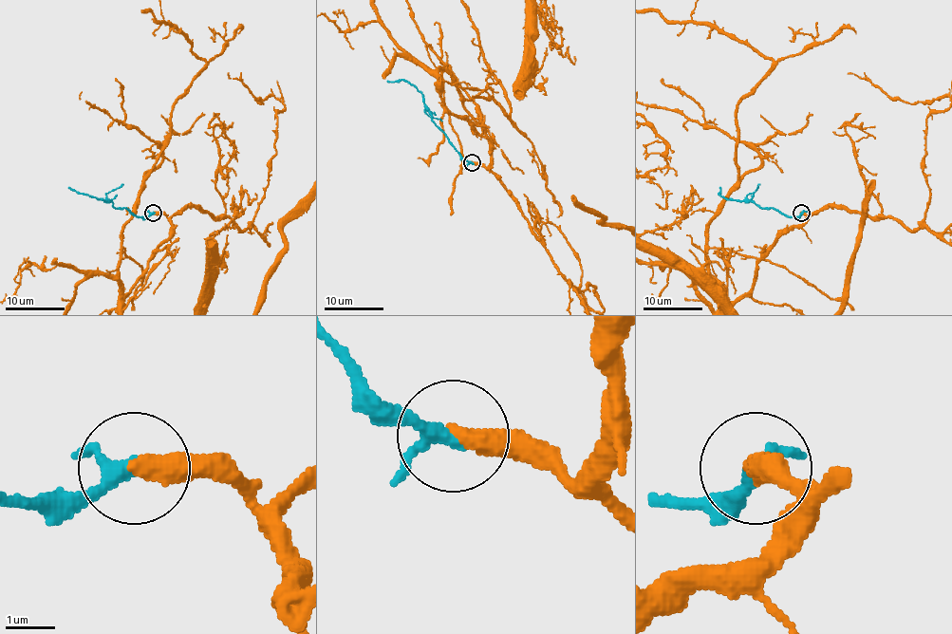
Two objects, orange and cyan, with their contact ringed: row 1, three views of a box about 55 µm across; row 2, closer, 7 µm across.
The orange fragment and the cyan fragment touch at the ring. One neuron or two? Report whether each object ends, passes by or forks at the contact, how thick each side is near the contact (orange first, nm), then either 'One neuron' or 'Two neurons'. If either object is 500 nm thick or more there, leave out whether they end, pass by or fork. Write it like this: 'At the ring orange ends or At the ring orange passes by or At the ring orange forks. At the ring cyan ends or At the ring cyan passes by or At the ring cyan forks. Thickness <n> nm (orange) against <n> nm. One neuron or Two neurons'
At the ring orange ends. At the ring cyan passes by. Thickness 440 nm (orange) against 240 nm. One neuron

